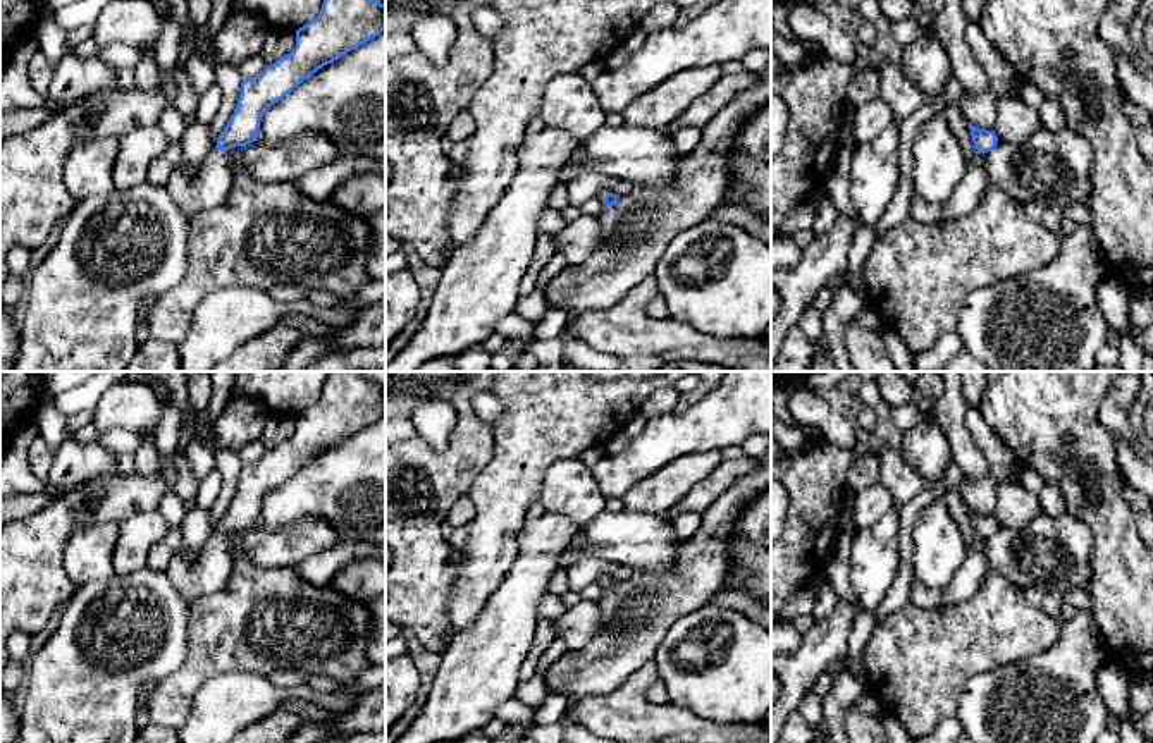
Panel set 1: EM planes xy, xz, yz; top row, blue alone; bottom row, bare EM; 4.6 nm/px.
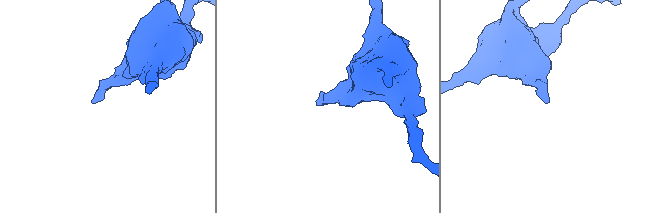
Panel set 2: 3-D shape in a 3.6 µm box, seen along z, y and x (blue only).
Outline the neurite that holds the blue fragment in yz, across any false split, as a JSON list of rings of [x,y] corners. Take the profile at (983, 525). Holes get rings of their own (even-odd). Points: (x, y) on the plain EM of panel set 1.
[[[969,507],[972,528],[977,535],[976,542],[967,547],[964,562],[957,569],[950,585],[943,590],[928,588],[922,583],[912,581],[910,602],[922,609],[933,609],[940,604],[953,605],[972,597],[983,585],[986,574],[991,571],[984,550],[983,540],[996,531],[995,516],[986,516]]]

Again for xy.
[[[330,372],[318,401],[296,416],[293,437],[267,451],[256,463],[243,464],[236,495],[198,561],[189,566],[181,552],[172,557],[167,568],[172,585],[191,599],[225,590],[234,564],[225,537],[253,528],[268,492],[384,414],[384,389],[361,372]]]

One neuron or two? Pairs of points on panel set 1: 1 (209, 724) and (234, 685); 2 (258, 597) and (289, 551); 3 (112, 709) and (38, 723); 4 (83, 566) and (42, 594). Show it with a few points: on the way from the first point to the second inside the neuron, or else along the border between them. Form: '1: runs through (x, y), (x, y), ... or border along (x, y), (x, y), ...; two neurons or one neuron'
1: runs through (217, 714), (234, 695); one neuron
2: border along (243, 547), (262, 566), (295, 568); two neurons
3: runs through (93, 709), (86, 709), (73, 723), (57, 723); one neuron
4: border along (69, 535), (64, 546), (64, 571), (76, 587); two neurons

